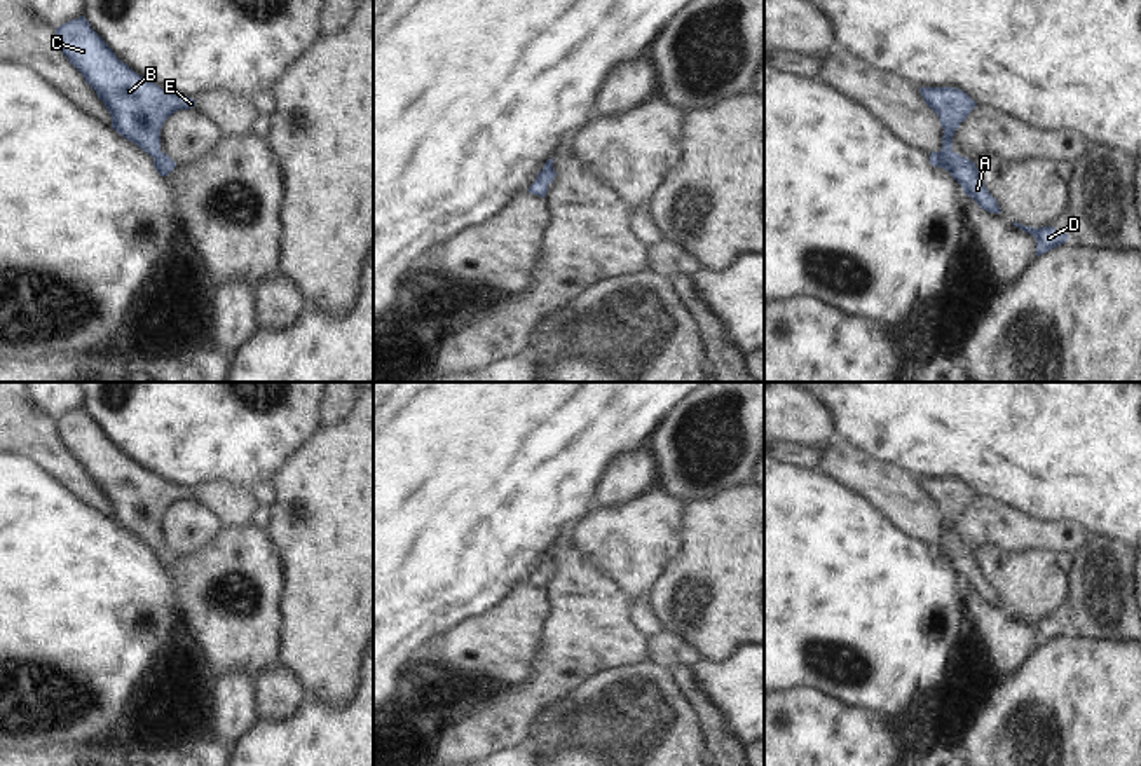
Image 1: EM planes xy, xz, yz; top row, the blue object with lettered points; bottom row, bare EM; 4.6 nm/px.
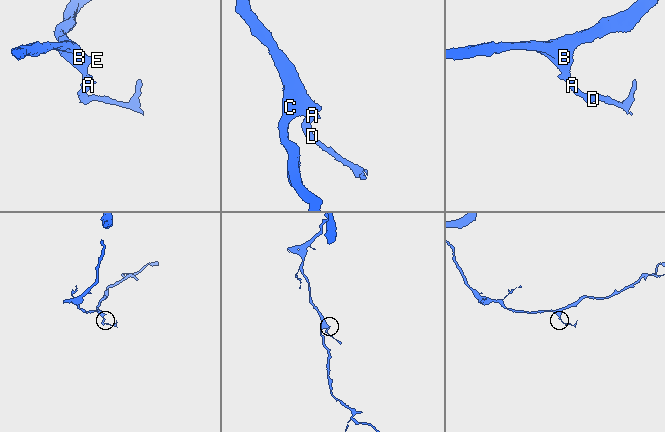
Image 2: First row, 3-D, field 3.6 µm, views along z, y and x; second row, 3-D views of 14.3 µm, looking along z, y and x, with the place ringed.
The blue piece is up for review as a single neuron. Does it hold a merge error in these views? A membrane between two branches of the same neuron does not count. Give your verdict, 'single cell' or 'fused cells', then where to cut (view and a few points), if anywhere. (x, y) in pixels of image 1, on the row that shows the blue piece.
single cell; no cut

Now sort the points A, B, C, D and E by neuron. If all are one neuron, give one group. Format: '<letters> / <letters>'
A B C D E

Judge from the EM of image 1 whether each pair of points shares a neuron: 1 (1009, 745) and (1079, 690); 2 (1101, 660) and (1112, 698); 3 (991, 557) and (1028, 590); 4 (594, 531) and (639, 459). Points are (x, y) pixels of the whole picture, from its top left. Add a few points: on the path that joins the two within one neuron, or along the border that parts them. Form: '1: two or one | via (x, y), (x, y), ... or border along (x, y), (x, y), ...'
1: one | via (1026, 742), (1061, 707)
2: one | via (1101, 669), (1103, 690)
3: one | via (1000, 566), (1019, 581)
4: two | border along (649, 487), (637, 496), (594, 506)

